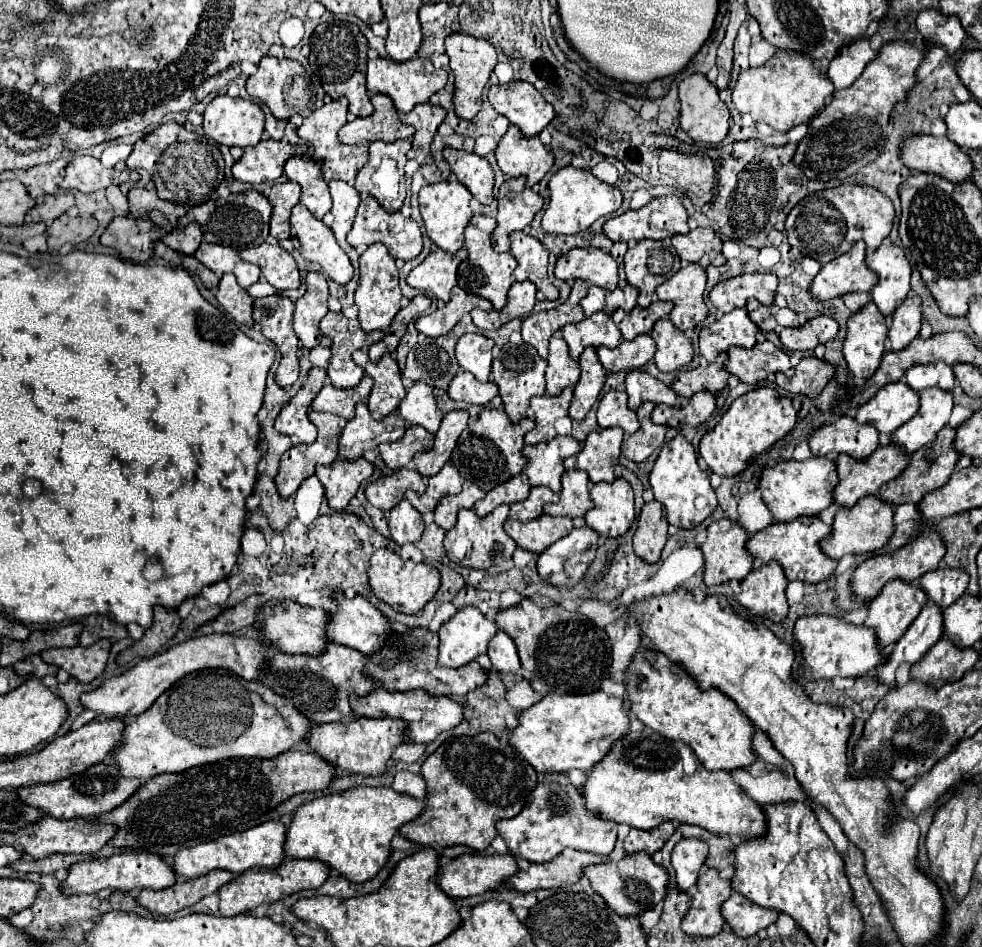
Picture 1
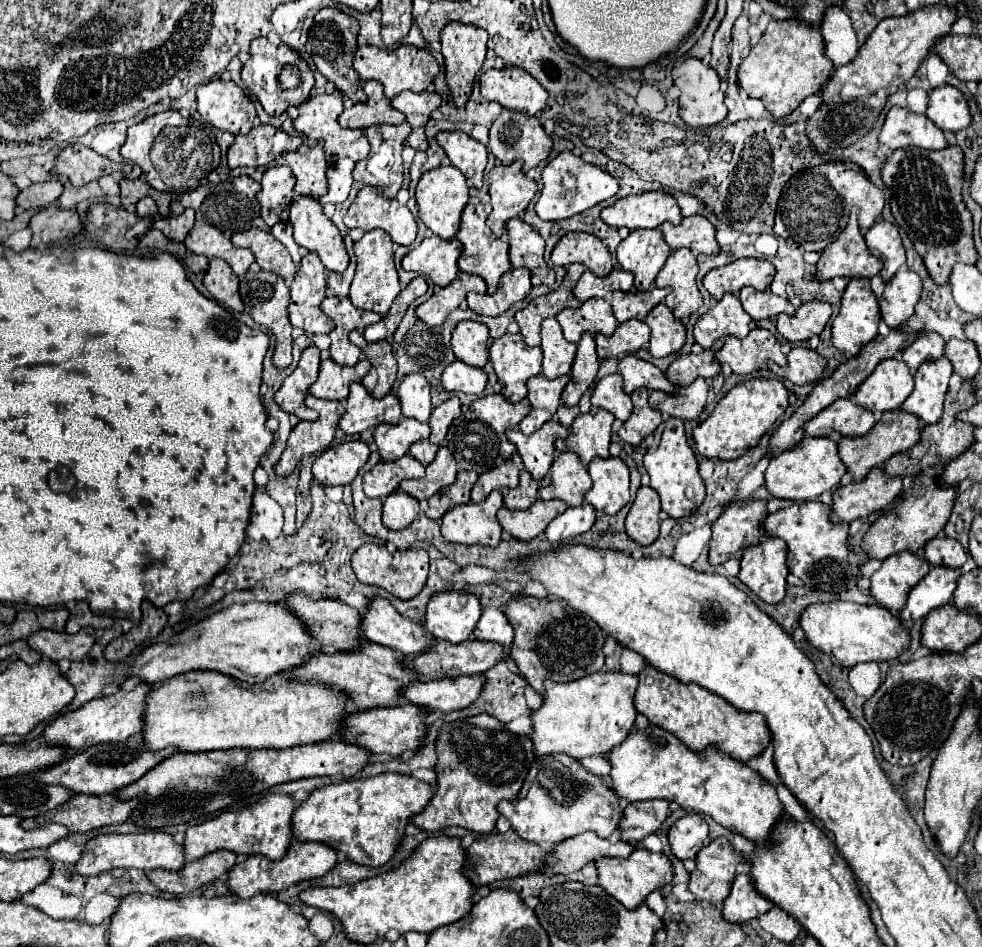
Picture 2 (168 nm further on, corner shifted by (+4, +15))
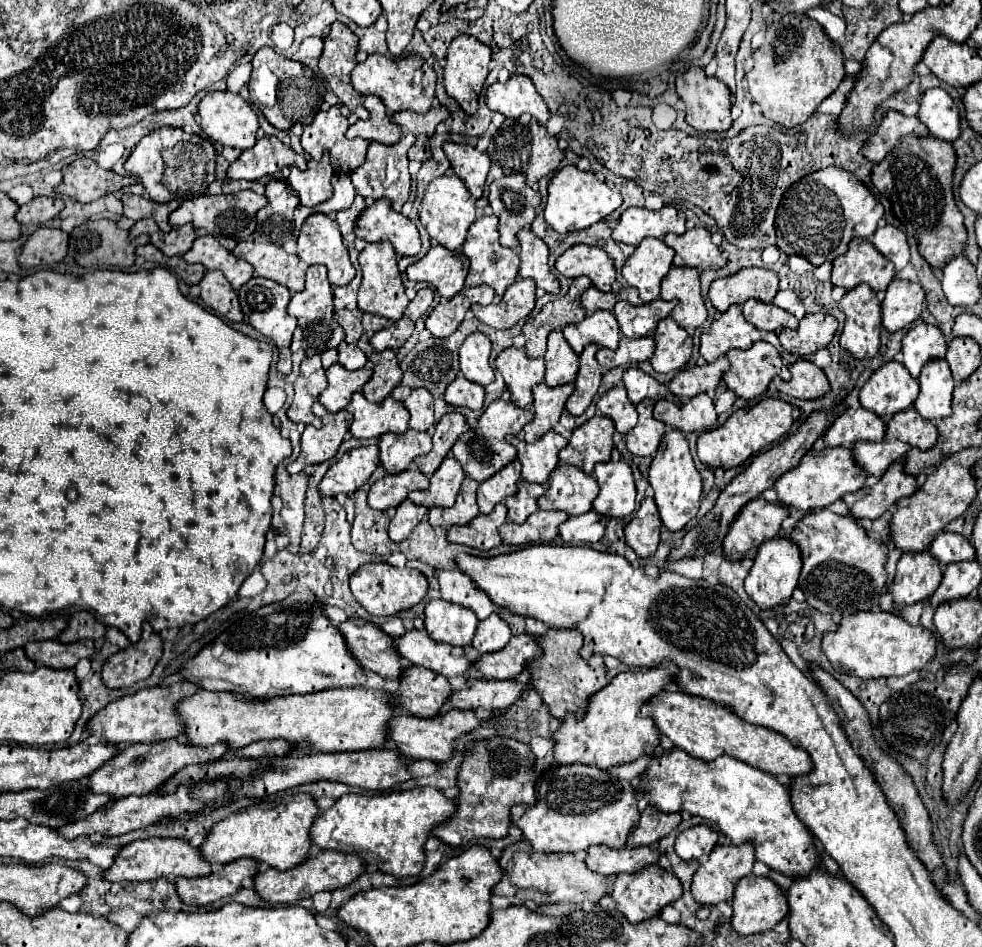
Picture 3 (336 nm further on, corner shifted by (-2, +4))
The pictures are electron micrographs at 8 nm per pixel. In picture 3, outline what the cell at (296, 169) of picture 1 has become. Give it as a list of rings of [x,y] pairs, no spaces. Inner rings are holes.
[[[325,151],[318,165],[308,167],[306,171],[290,167],[288,185],[298,193],[302,205],[314,207],[332,197],[332,185],[330,185],[332,173],[334,169],[330,162],[330,153]]]

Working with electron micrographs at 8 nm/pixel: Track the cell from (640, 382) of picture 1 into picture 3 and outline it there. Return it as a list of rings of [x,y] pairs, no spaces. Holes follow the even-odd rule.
[[[628,369],[624,373],[624,385],[628,389],[628,399],[634,405],[640,403],[646,397],[648,399],[654,399],[654,401],[660,401],[660,399],[670,397],[668,395],[668,389],[662,383],[658,383],[656,379],[652,379],[650,375],[646,375],[640,369]]]

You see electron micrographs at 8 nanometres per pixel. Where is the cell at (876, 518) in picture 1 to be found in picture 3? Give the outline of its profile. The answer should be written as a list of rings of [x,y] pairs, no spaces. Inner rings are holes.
[[[896,461],[886,469],[874,487],[862,487],[856,493],[848,493],[844,501],[856,519],[878,519],[898,499],[912,495],[916,489],[916,477],[906,475],[902,471],[902,461]]]

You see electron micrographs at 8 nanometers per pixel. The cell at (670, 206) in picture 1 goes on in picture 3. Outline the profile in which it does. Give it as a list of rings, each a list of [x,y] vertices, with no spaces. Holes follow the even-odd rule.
[[[632,207],[622,213],[618,227],[612,231],[612,239],[636,247],[646,237],[664,239],[666,233],[682,235],[686,231],[684,223],[684,213],[674,207],[662,207],[658,211]]]

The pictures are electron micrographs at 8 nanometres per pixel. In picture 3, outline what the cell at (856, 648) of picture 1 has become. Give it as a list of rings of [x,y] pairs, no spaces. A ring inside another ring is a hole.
[[[854,613],[844,617],[838,629],[824,637],[822,651],[838,667],[836,671],[860,679],[902,677],[924,669],[936,657],[936,637],[920,625],[910,625],[896,613]]]

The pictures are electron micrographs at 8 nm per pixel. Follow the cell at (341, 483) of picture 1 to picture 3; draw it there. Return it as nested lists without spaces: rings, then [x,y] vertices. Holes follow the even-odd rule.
[[[378,445],[350,449],[344,453],[344,457],[338,463],[334,463],[328,469],[318,489],[322,495],[328,497],[336,497],[338,493],[350,495],[370,479],[378,463],[380,463]]]

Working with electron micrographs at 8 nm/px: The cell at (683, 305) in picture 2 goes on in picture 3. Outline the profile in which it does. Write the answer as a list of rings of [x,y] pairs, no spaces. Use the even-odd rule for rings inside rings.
[[[672,267],[672,271],[662,281],[660,297],[666,301],[678,299],[672,317],[684,329],[696,329],[708,317],[704,299],[700,295],[700,279],[696,269]]]

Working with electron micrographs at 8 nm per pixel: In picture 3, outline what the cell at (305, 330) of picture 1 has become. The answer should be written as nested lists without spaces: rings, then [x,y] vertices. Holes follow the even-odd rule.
[[[310,265],[306,271],[306,287],[296,293],[288,303],[288,315],[298,319],[298,327],[294,331],[294,339],[302,341],[310,353],[322,353],[326,349],[334,349],[344,341],[344,329],[334,321],[334,305],[332,305],[332,287],[326,277],[324,265]]]

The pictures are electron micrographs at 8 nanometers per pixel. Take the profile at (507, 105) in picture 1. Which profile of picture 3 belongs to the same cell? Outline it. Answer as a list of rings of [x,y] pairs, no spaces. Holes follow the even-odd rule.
[[[512,75],[506,83],[494,83],[486,89],[486,105],[504,117],[518,119],[522,113],[530,113],[542,125],[546,125],[550,111],[544,99],[538,95],[534,83],[526,75]]]

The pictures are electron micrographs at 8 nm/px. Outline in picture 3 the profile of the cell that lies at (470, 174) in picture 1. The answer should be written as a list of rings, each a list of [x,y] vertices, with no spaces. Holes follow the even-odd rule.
[[[444,143],[444,153],[456,175],[468,187],[470,195],[474,199],[480,199],[486,175],[492,165],[490,157],[486,153],[480,153],[472,145],[464,145],[464,143]]]

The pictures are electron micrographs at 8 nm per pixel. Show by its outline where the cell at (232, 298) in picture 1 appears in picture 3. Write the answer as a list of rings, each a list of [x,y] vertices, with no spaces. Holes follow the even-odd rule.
[[[206,271],[200,285],[200,297],[216,315],[226,317],[228,321],[242,321],[242,309],[238,303],[236,291],[226,283],[222,271]]]

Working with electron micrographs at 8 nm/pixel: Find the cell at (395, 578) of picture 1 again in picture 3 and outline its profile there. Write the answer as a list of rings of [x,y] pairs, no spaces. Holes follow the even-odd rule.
[[[380,561],[380,563],[362,565],[354,575],[350,575],[350,589],[352,589],[354,599],[370,615],[384,617],[384,615],[394,615],[398,611],[410,609],[416,603],[420,603],[428,591],[428,581],[418,569],[410,569],[410,567],[398,569],[398,567],[392,567],[392,565]]]

